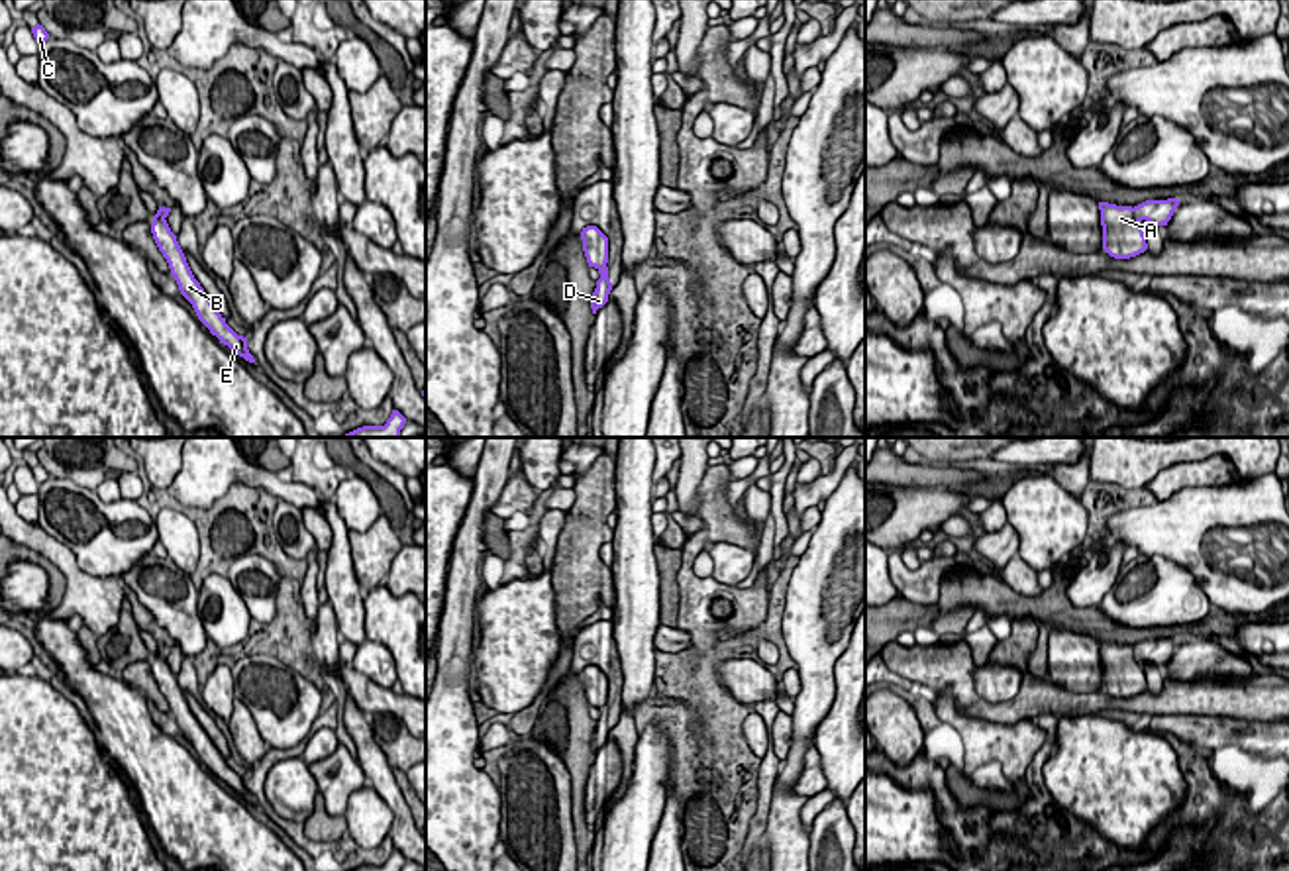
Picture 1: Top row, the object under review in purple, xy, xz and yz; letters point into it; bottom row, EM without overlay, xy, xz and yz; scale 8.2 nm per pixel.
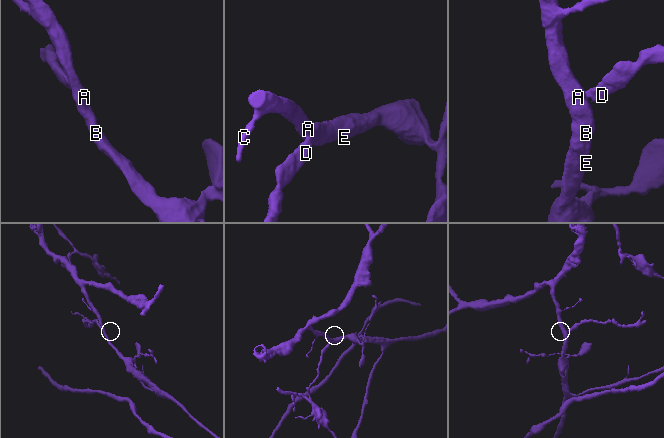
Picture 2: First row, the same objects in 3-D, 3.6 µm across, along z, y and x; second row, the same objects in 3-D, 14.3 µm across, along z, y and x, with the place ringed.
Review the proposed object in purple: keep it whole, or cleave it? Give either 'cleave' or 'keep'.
cleave

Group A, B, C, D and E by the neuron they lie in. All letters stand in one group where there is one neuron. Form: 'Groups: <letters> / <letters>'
Groups: A B C E / D

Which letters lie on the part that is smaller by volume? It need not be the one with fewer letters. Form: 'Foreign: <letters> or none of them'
Foreign: D

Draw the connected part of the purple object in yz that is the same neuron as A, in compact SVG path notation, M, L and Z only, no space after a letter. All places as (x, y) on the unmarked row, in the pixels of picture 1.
M1099 641L1103 689L1114 698L1130 698L1148 689L1142 663L1132 645Z

